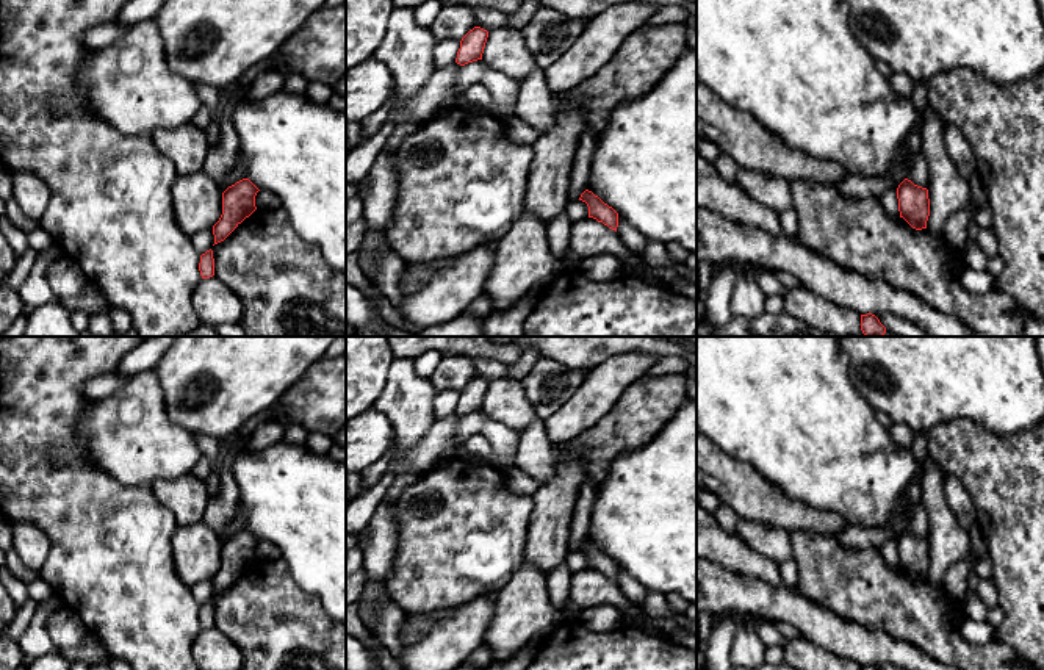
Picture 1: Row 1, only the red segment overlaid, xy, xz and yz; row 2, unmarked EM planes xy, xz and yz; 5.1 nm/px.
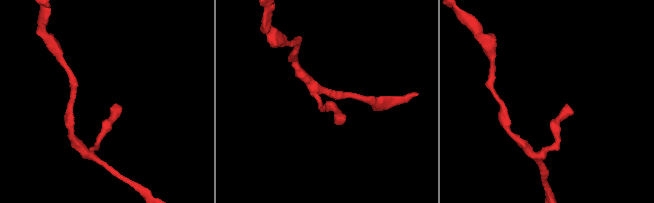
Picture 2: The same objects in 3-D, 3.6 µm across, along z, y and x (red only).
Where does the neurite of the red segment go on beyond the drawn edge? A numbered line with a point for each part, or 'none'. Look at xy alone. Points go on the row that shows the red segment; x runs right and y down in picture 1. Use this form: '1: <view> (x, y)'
none

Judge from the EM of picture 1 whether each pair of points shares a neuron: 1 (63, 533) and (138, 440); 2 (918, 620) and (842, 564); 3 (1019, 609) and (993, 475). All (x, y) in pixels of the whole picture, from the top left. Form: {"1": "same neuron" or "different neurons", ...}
{"1": "different neurons", "2": "same neuron", "3": "same neuron"}

